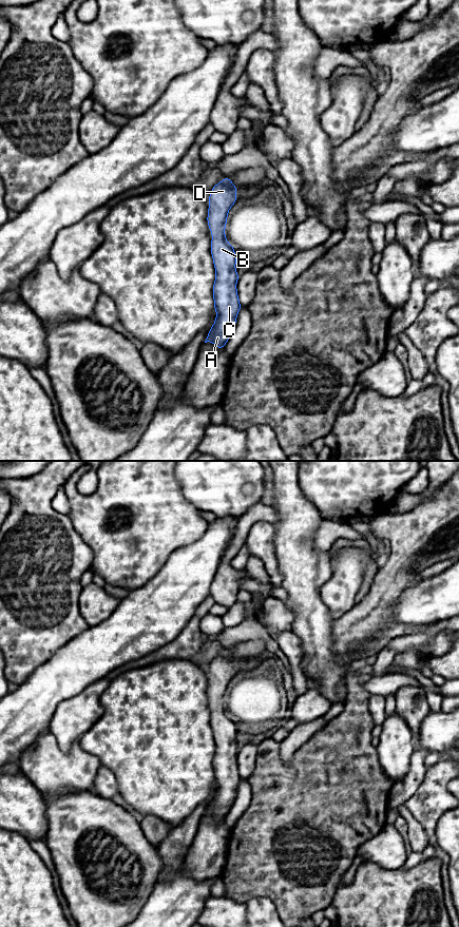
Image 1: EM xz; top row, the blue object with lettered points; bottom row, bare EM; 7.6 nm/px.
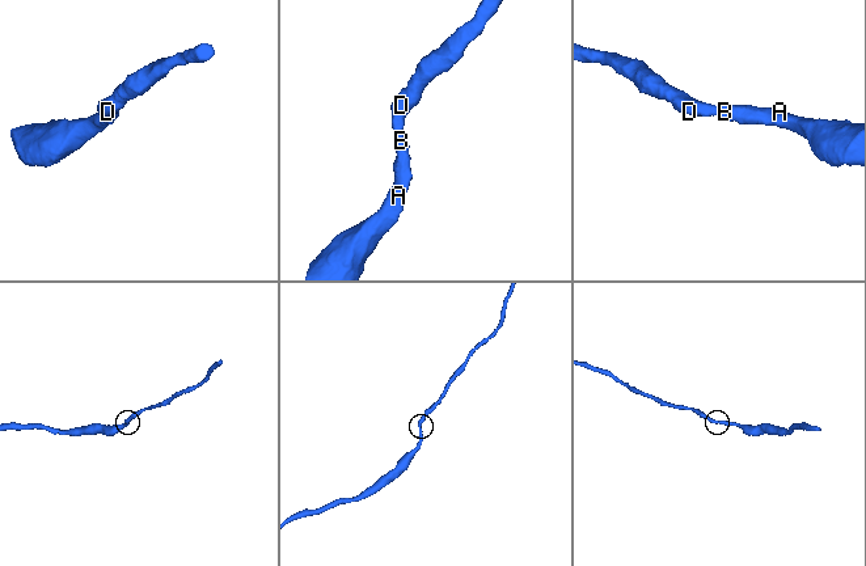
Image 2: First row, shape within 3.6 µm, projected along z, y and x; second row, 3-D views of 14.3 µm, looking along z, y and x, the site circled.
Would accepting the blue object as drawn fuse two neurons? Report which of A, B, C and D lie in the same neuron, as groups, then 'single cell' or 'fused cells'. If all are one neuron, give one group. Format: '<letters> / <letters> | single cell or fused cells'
A B C D | single cell

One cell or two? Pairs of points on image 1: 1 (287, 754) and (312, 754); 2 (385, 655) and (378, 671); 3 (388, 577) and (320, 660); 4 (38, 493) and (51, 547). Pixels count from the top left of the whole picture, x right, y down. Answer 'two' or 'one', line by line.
1: two
2: one
3: two
4: one

